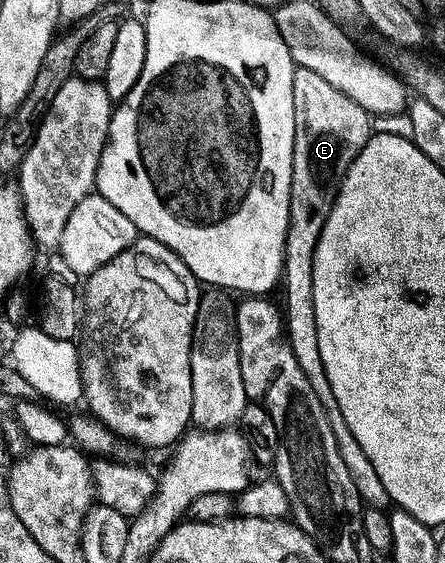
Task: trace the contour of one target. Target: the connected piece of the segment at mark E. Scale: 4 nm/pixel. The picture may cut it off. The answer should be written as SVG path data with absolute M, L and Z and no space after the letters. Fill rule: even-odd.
M295 69L294 103L296 104L296 144L294 145L292 204L290 205L290 227L286 241L284 271L286 336L304 376L308 376L308 384L312 384L312 392L316 392L316 396L320 396L320 404L324 404L324 412L332 424L332 432L336 436L340 456L344 456L344 464L348 464L348 472L352 472L353 485L357 488L363 503L370 508L386 508L391 505L388 490L384 488L384 482L377 475L376 468L372 468L372 462L368 460L368 456L364 456L364 448L360 448L360 440L352 436L352 428L348 428L348 420L344 420L344 412L340 412L340 404L336 404L336 392L332 392L332 384L328 384L328 372L324 372L324 356L320 356L320 332L316 329L316 276L314 275L316 248L320 244L324 224L328 224L328 216L332 216L332 208L336 204L338 194L342 191L342 182L346 178L346 173L371 140L372 115L364 108L360 108L356 100L348 100L344 92L332 88L328 80L308 70Z

